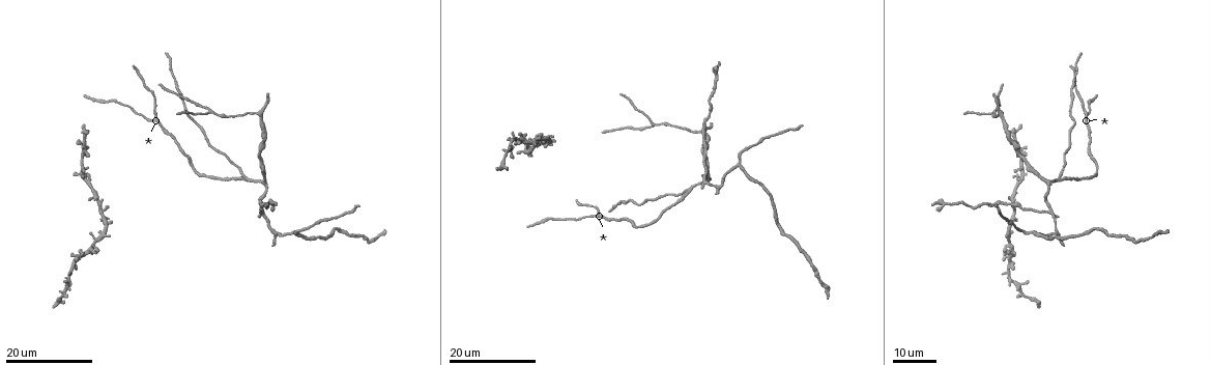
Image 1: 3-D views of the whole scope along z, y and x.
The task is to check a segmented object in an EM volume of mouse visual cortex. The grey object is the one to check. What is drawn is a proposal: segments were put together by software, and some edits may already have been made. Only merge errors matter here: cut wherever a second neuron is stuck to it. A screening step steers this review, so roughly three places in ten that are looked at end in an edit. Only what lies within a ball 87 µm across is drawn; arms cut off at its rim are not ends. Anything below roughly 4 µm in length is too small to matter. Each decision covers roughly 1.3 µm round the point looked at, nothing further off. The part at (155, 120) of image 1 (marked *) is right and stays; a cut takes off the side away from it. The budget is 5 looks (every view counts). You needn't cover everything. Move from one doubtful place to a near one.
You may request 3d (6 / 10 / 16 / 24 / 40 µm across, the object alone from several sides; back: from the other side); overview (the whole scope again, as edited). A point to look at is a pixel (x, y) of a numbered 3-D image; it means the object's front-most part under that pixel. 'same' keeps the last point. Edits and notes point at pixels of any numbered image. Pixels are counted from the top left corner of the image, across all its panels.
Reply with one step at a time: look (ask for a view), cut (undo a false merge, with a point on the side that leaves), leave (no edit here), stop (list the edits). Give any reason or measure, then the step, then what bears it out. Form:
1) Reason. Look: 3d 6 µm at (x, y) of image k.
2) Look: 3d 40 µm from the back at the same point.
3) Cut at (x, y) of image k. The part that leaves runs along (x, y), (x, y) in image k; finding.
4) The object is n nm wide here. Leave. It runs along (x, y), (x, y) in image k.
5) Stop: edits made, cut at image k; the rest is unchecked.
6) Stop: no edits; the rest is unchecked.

Four or more arms meet. Look: 3d 24 µm at (705, 179) of image 1.

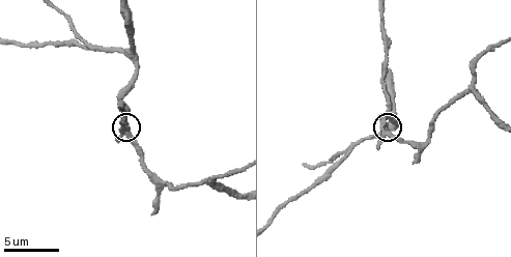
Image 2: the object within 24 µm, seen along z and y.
Closer look. Look: 3d 6 µm at (121, 131) of image 2.

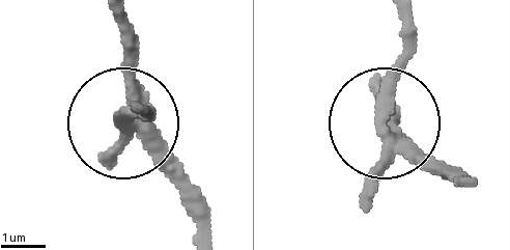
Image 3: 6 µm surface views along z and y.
The side arm is 31 µm long. Cut at (104, 159) of image 3. Two neurons meet here.

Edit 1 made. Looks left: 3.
A fork. Look: 3d 24 µm at (258, 113) of image 1.

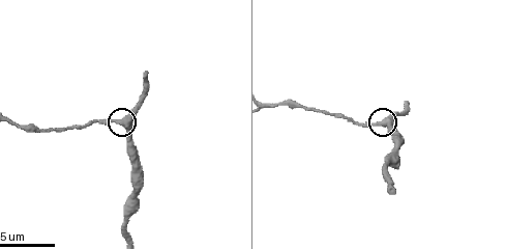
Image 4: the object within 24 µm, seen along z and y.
Look: 3d 6 µm at (123, 120) of image 4.

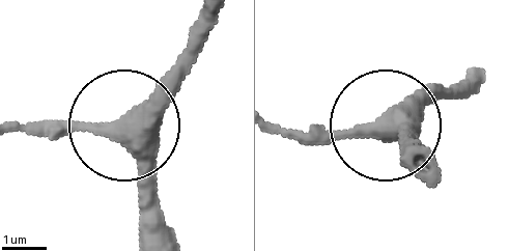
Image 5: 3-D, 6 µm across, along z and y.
Leave. All the same neuron.

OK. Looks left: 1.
Arms part here. Look: 3d 10 µm at (472, 89) of image 2.

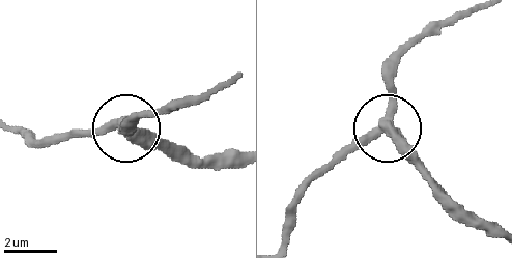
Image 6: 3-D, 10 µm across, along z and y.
Cut at (154, 143) of image 6. The part that leaves runs along (391, 128), (398, 147), (458, 207), (498, 227) in image 6; a second neuron is stuck on.

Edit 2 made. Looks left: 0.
Stop: edits made, cut at image 3, cut at image 6; the rest is unchecked.

